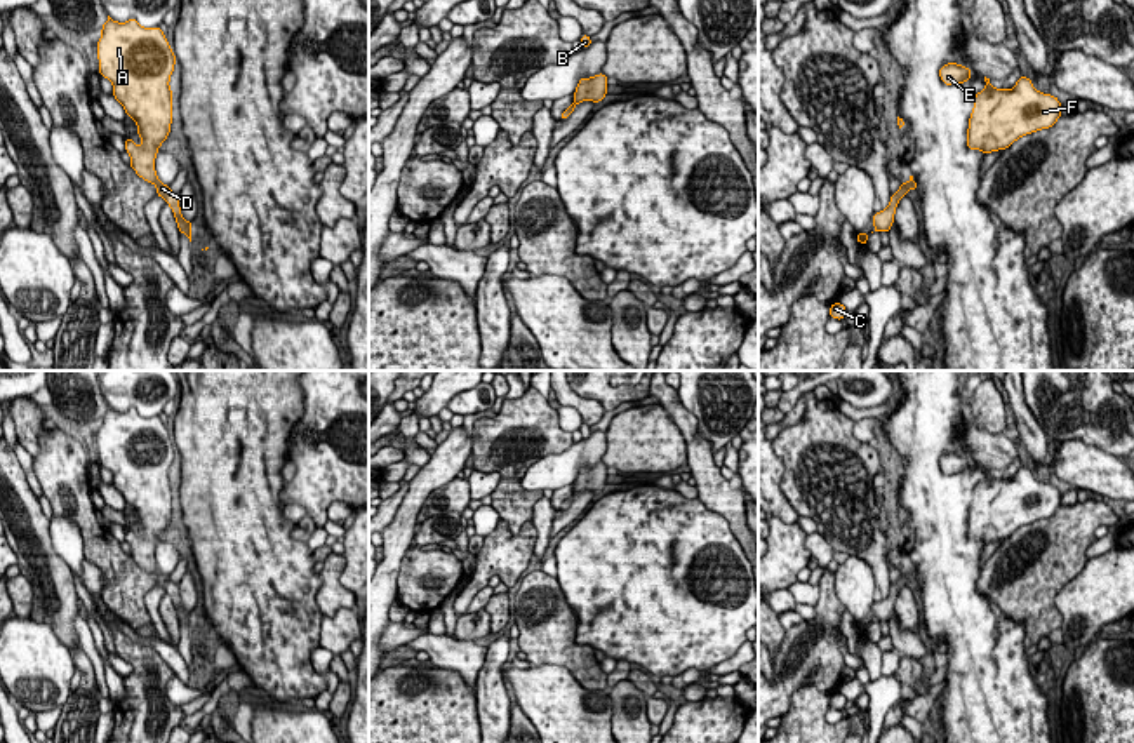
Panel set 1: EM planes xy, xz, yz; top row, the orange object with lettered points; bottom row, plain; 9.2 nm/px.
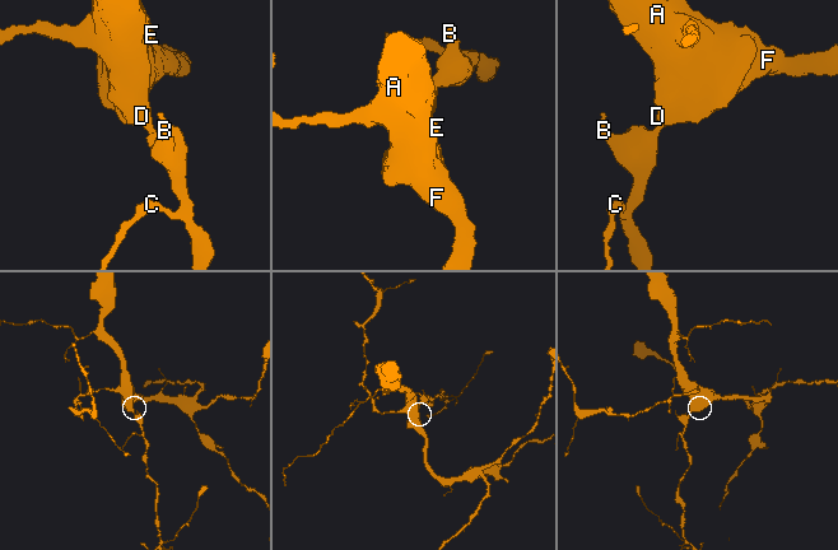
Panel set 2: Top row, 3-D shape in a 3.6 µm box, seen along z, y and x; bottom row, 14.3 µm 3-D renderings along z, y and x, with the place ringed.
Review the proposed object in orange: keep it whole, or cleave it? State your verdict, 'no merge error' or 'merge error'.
no merge error

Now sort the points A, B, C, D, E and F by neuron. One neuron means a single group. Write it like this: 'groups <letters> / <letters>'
groups A B C D E F

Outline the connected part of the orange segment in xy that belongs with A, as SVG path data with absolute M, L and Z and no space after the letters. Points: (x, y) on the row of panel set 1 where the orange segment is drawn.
M108 16L108 21L101 28L103 35L97 40L99 75L113 84L113 96L123 106L125 115L137 124L137 136L143 144L137 146L130 137L125 139L125 151L130 155L130 167L146 183L157 186L157 195L162 197L174 211L174 218L179 233L184 233L191 242L191 224L181 214L179 195L174 193L169 184L162 184L157 171L155 158L160 144L169 137L172 124L172 96L169 87L170 75L174 71L176 56L169 47L165 33L160 26L143 28L134 17L127 23L117 23Z

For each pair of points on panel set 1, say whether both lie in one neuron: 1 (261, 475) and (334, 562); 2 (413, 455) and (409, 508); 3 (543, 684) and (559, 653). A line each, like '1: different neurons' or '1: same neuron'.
1: different neurons
2: different neurons
3: different neurons

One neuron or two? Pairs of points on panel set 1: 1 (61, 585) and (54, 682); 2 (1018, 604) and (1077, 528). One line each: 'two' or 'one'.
1: two
2: one

